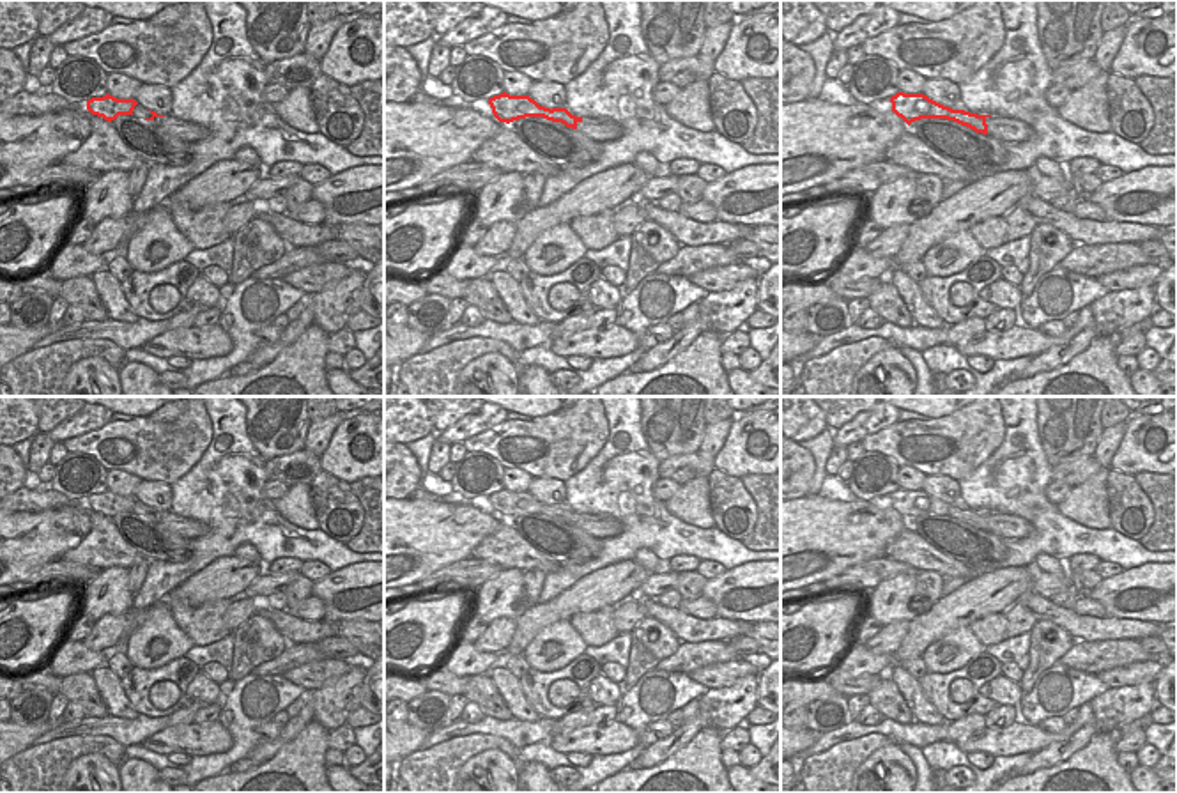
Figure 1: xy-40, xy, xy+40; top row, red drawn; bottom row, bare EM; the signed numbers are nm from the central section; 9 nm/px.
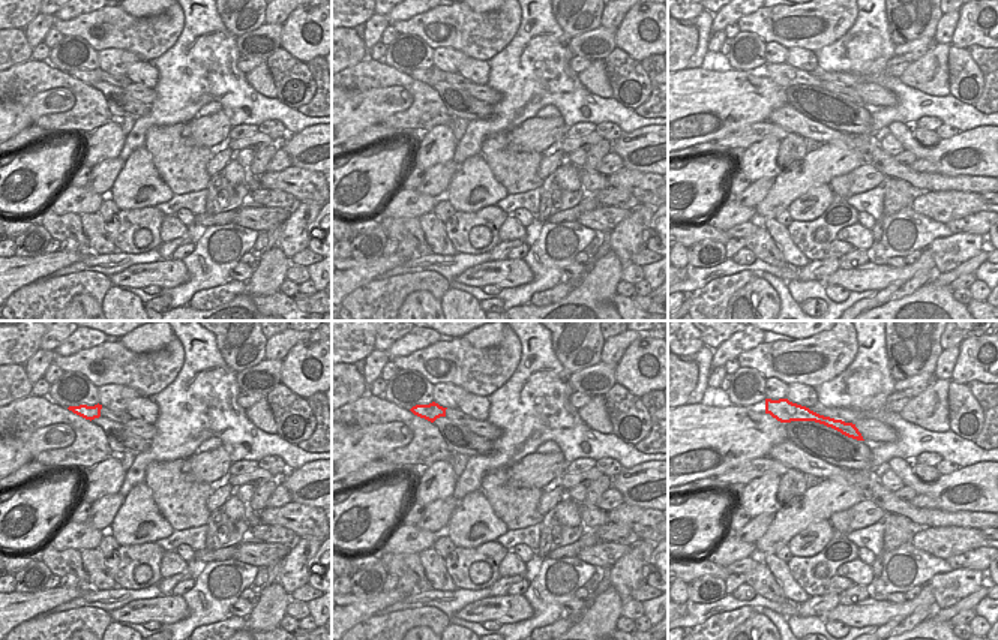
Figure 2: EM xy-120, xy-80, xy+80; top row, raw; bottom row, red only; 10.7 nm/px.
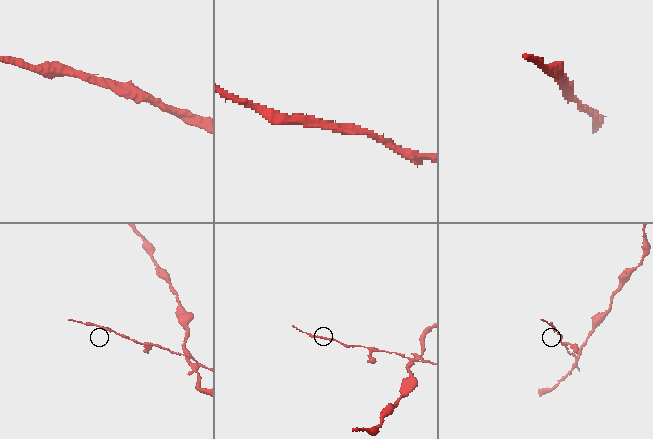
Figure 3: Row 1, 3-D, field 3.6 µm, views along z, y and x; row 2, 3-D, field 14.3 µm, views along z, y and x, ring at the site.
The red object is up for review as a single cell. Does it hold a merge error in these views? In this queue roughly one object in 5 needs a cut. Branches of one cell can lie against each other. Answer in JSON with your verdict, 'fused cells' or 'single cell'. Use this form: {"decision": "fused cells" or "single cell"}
{"decision": "fused cells"}

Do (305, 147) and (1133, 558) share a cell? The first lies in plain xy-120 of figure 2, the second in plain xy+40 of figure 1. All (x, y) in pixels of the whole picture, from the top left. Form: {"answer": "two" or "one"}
{"answer": "two"}

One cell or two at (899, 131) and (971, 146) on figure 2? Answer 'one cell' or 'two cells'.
one cell

